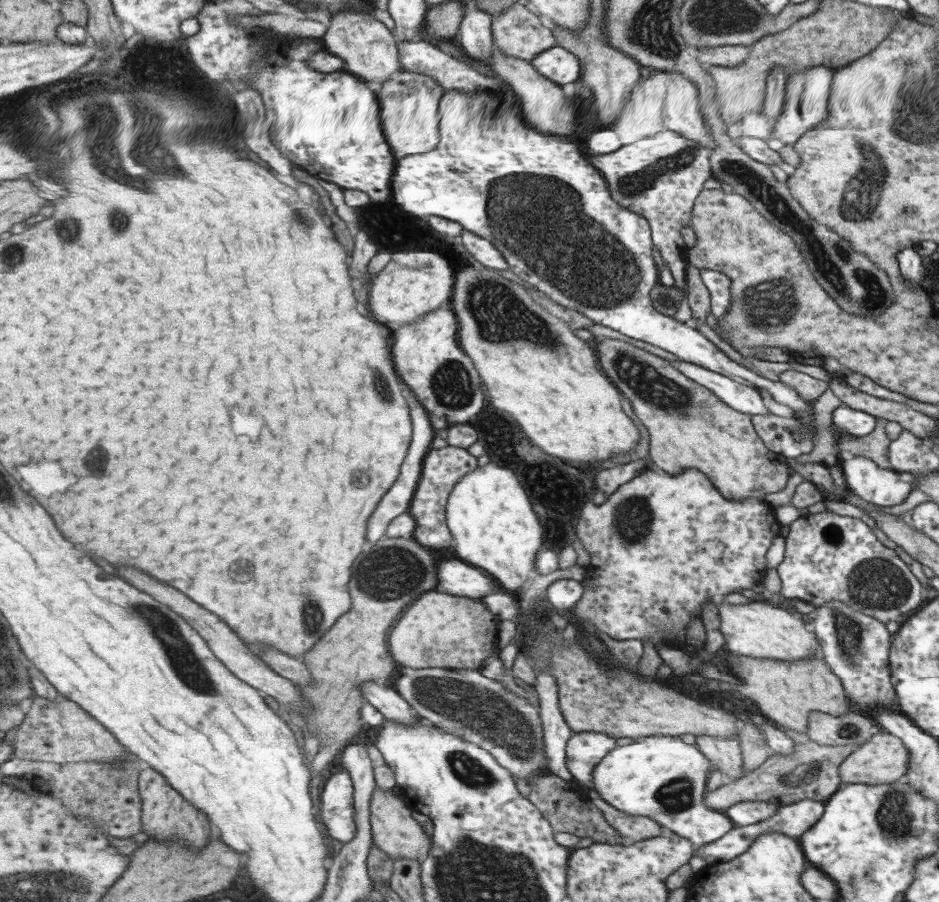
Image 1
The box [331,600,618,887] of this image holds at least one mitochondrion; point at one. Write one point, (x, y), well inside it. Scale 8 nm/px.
(513, 731)

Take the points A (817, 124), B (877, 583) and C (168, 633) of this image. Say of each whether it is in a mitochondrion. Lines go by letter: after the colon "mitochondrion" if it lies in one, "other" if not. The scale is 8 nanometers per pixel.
A: other
B: mitochondrion
C: mitochondrion

